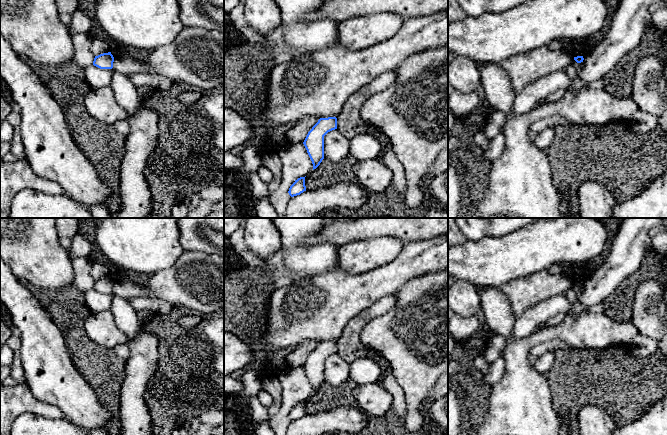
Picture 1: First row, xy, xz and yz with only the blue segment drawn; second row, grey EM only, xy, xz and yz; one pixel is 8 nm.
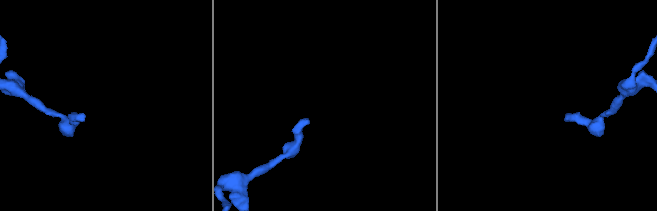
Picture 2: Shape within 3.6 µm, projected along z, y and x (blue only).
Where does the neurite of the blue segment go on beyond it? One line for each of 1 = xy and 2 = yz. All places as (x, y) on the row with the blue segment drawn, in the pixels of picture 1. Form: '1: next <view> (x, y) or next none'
1: next none
2: next none

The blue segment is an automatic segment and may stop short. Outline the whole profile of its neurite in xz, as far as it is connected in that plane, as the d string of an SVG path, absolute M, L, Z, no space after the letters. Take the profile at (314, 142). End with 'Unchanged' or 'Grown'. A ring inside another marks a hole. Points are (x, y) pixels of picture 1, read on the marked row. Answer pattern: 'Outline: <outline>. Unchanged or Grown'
Outline: M320 118L308 132L303 144L312 161L313 170L316 169L324 159L324 136L337 129L337 118Z. Unchanged

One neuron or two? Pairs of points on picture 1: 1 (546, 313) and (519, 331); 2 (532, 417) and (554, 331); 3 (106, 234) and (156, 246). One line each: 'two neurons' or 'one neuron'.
1: one neuron
2: one neuron
3: one neuron

